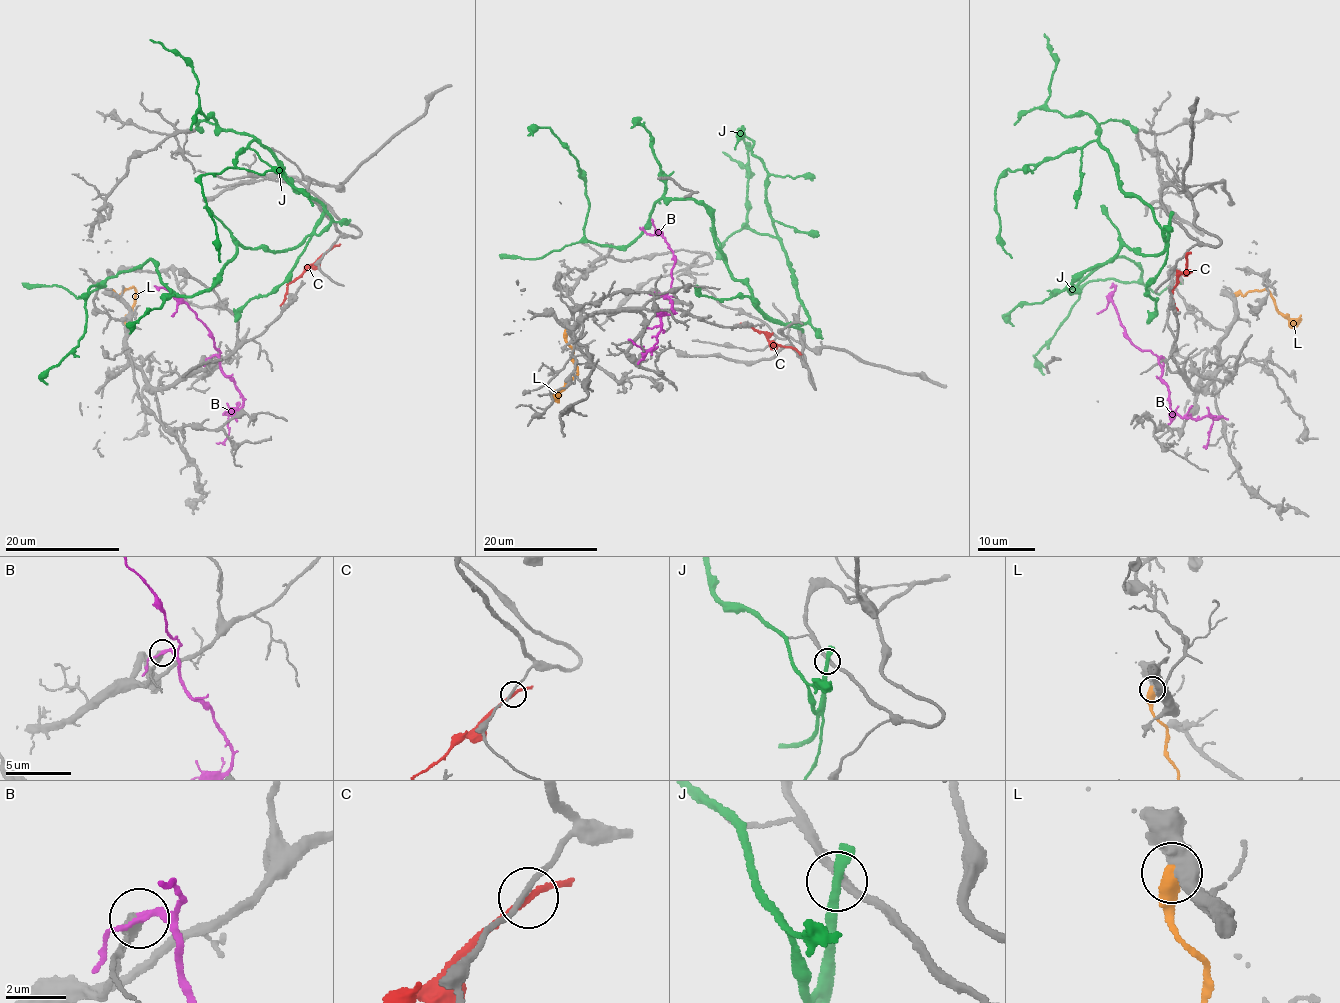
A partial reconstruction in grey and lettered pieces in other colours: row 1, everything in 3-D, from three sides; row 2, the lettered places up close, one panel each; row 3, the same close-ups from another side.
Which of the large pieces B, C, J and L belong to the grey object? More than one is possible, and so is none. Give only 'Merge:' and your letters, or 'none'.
Merge: B

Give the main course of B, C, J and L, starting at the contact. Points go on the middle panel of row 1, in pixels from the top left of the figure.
B: (660, 295), (666, 293), (664, 297), (668, 297), (673, 313), (661, 317), (654, 347), (644, 350), (628, 339)
C: (793, 347), (776, 345), (746, 323), (732, 328)
J: (800, 329), (732, 275), (692, 199), (657, 200), (625, 246), (593, 243), (575, 157), (549, 128), (533, 136)
L: (566, 331), (566, 341), (571, 348), (572, 361), (577, 371), (552, 402)

